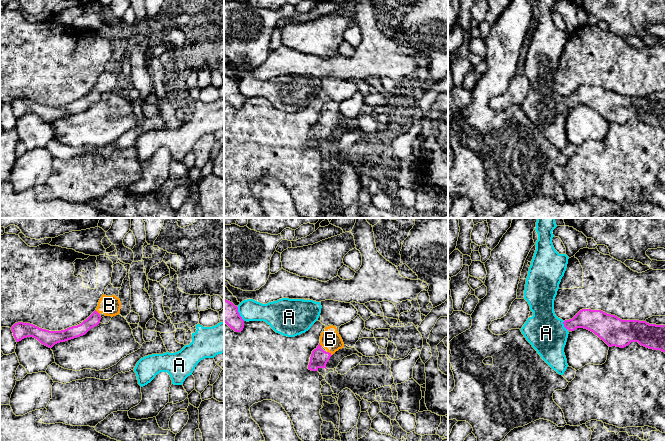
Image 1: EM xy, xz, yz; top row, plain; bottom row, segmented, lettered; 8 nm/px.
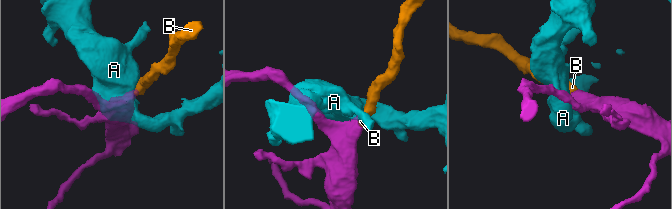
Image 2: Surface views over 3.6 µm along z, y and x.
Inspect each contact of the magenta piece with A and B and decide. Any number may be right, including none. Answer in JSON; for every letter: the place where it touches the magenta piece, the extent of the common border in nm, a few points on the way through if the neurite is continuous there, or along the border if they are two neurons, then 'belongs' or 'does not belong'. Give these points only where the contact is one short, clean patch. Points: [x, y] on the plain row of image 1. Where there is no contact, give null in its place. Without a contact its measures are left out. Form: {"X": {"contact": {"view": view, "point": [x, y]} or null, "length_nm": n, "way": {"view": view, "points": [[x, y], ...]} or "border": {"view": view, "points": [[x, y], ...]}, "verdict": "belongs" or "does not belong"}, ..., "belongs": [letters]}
{"A": {"contact": {"view": "yz", "point": [564, 101]}, "length_nm": 80, "verdict": "does not belong"}, "B": {"contact": {"view": "xz", "point": [329, 129]}, "length_nm": 50, "way": {"view": "xz", "points": [[319, 134], [329, 129], [330, 115]]}, "verdict": "belongs"}, "belongs": ["B"]}

